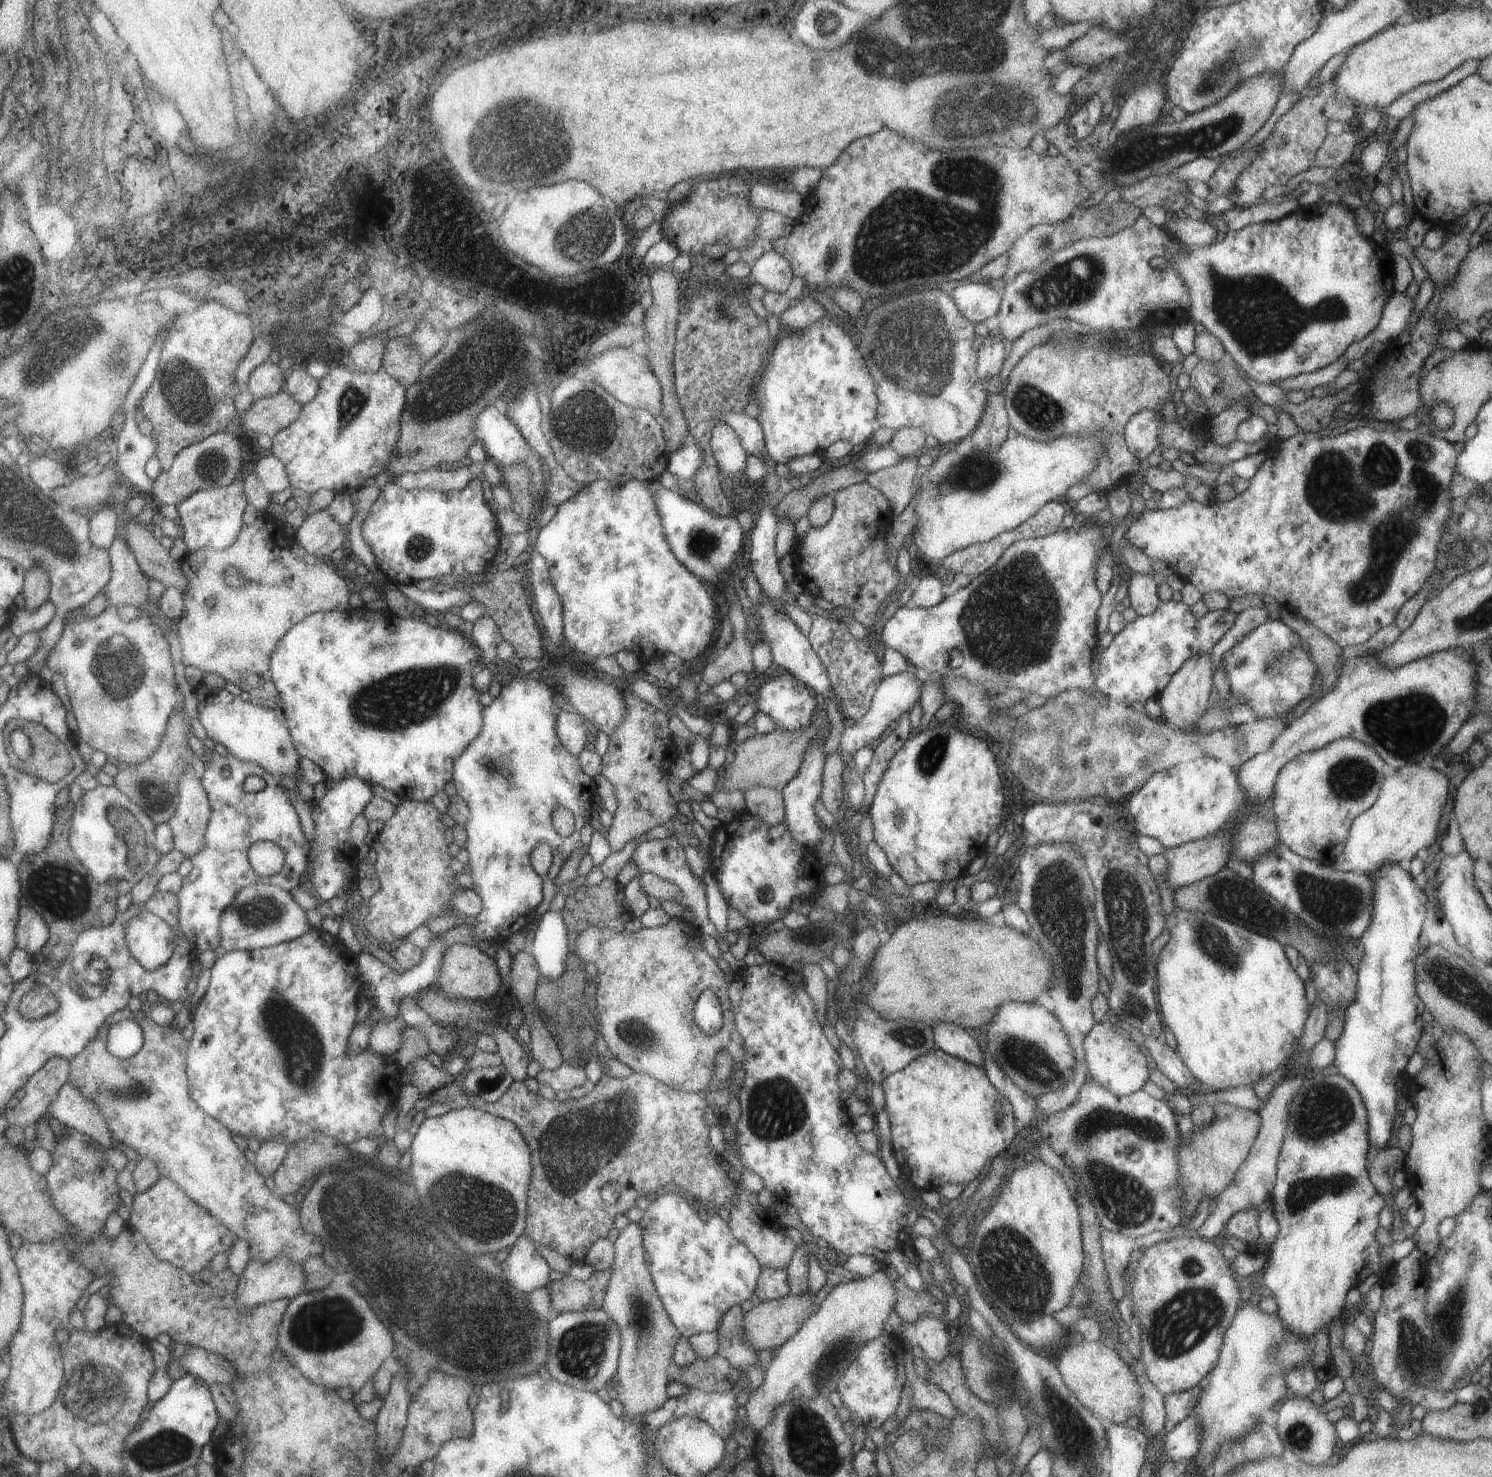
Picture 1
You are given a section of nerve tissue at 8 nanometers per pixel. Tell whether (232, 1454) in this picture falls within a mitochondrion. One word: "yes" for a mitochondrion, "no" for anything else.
no

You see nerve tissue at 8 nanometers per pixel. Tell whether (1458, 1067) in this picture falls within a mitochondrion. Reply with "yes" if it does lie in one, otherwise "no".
no

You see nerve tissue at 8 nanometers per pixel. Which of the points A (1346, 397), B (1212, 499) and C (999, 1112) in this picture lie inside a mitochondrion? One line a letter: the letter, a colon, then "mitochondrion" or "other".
A: other
B: other
C: mitochondrion

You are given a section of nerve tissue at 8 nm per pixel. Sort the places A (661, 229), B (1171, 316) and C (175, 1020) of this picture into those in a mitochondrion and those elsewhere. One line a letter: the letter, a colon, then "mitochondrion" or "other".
A: other
B: other
C: other

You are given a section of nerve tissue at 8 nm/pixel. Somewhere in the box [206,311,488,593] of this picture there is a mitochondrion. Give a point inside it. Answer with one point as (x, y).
(352, 400)

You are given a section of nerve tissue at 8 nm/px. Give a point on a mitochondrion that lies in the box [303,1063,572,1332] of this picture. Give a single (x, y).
(482, 1214)

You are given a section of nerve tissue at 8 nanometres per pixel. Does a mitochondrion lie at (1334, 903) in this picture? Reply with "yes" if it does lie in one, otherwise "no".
yes

